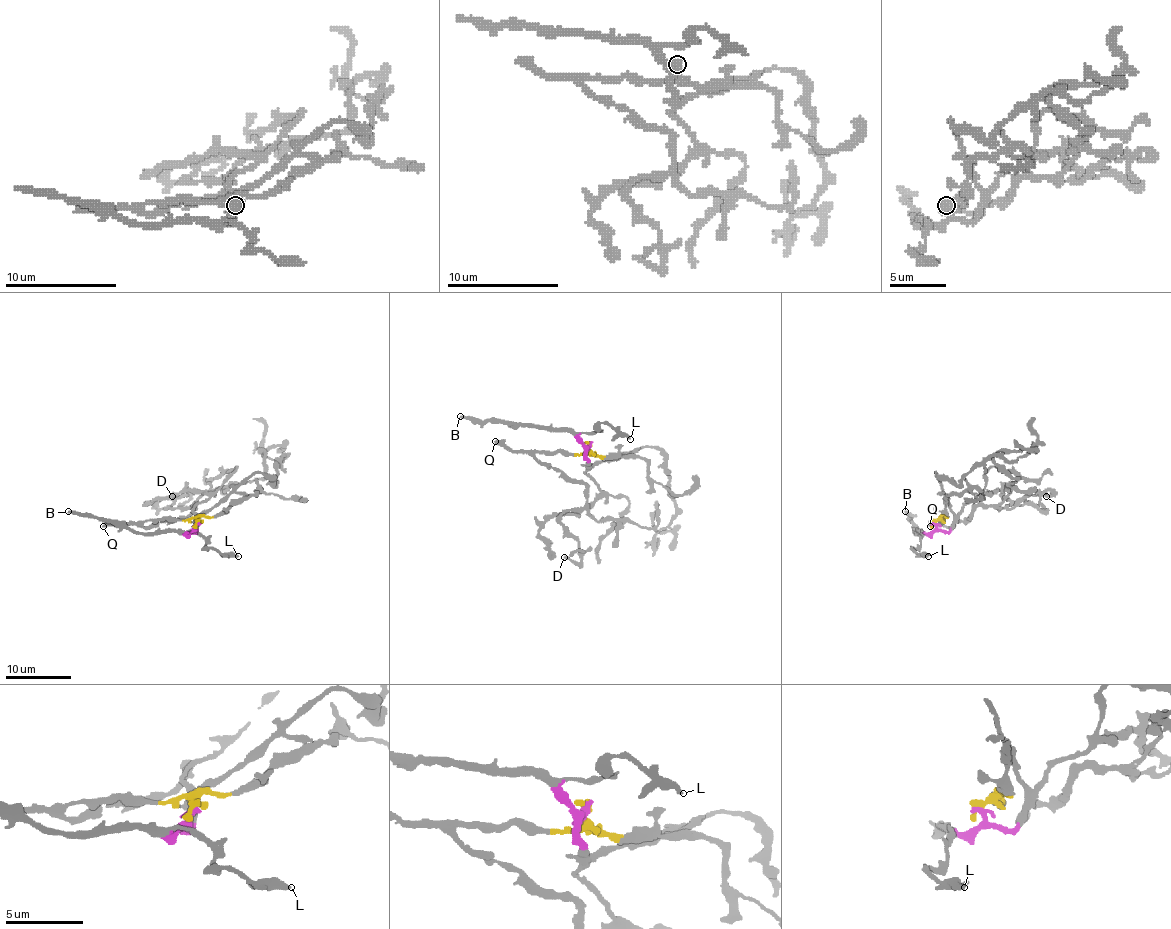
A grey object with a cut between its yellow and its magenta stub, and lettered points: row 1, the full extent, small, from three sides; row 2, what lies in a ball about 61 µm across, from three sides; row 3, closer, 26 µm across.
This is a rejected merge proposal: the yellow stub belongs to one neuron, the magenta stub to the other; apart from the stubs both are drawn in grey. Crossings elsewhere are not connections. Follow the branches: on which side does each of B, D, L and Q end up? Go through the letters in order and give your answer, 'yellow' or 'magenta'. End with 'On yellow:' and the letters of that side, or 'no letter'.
B: magenta
D: yellow
L: magenta
Q: yellow
On yellow: D, Q

